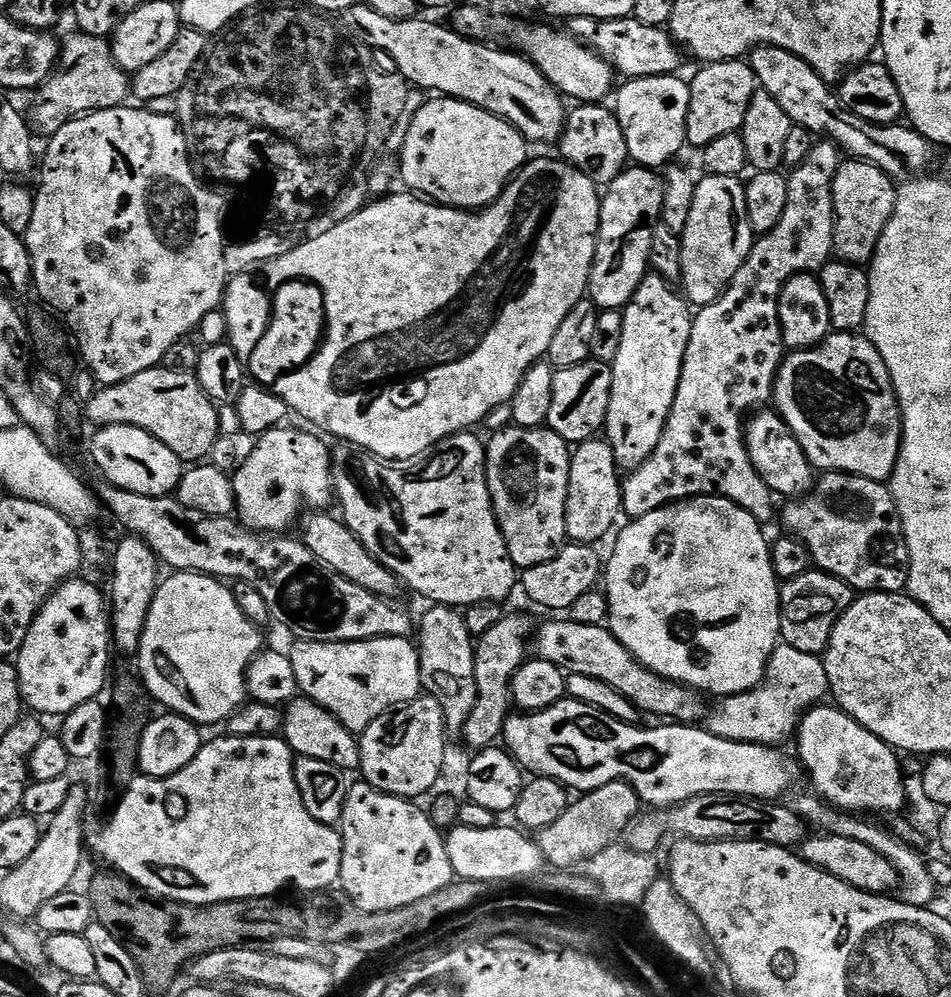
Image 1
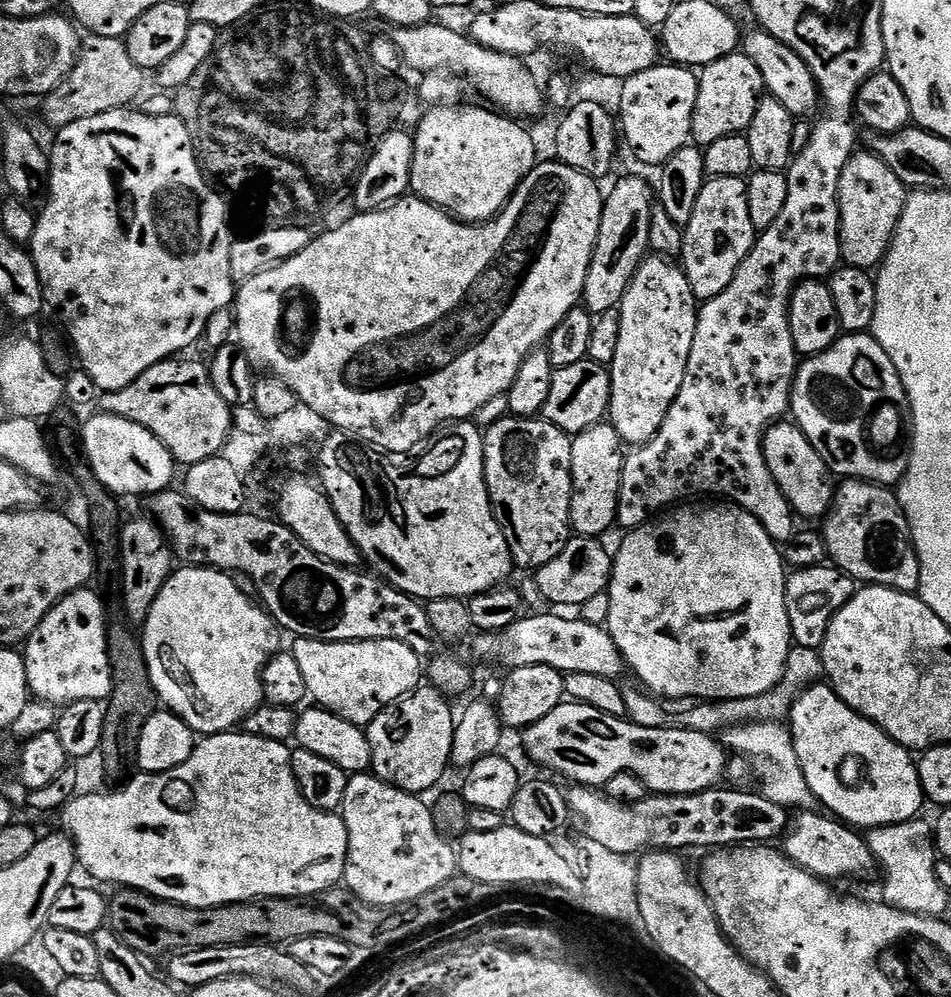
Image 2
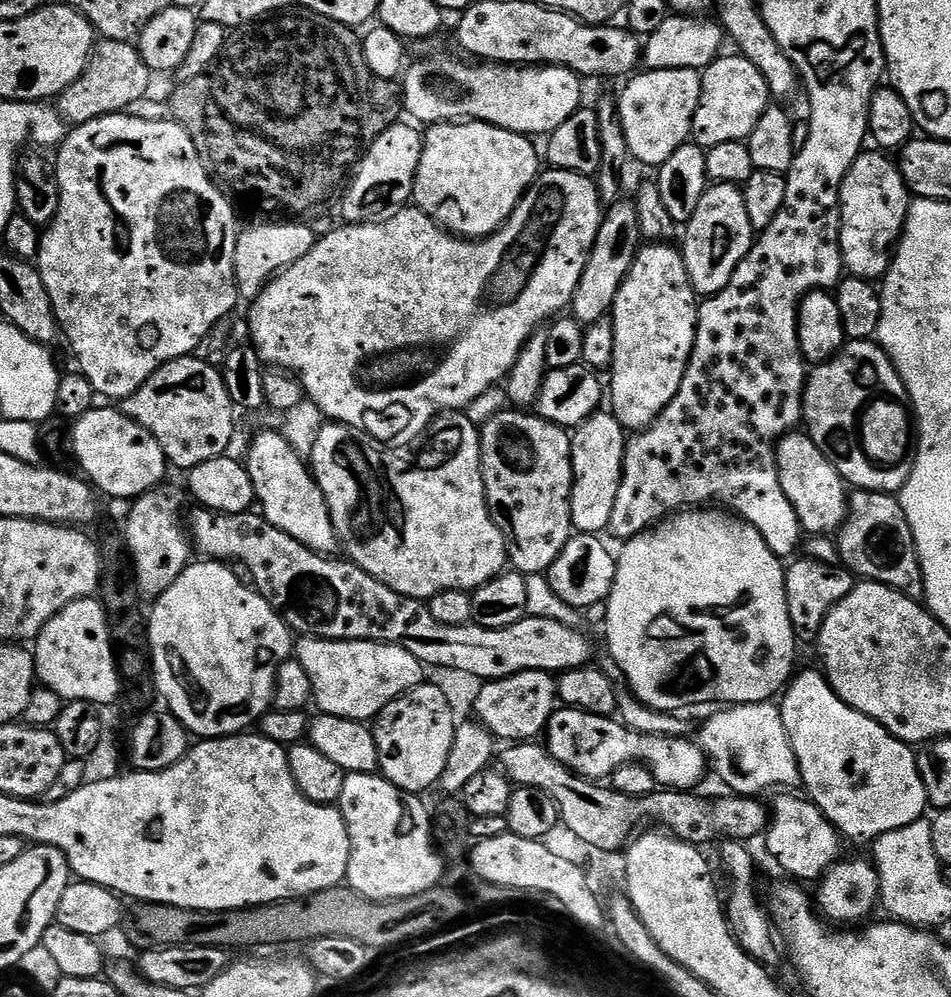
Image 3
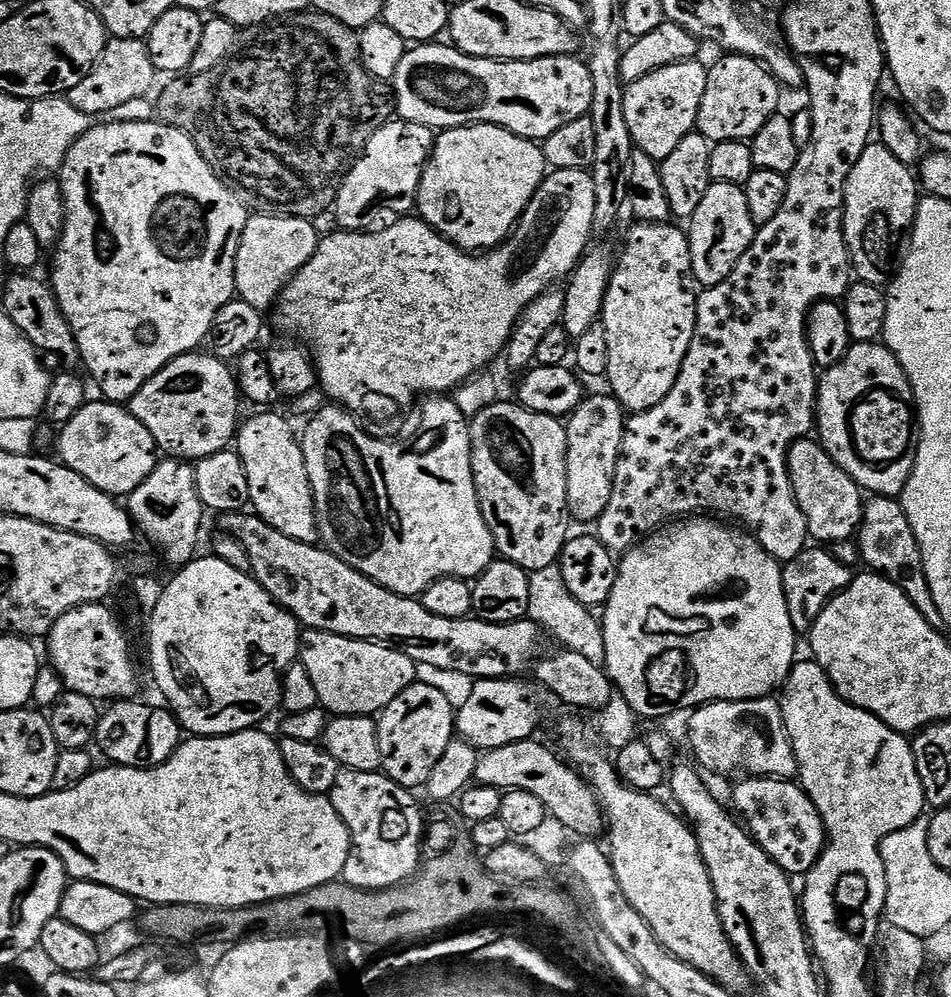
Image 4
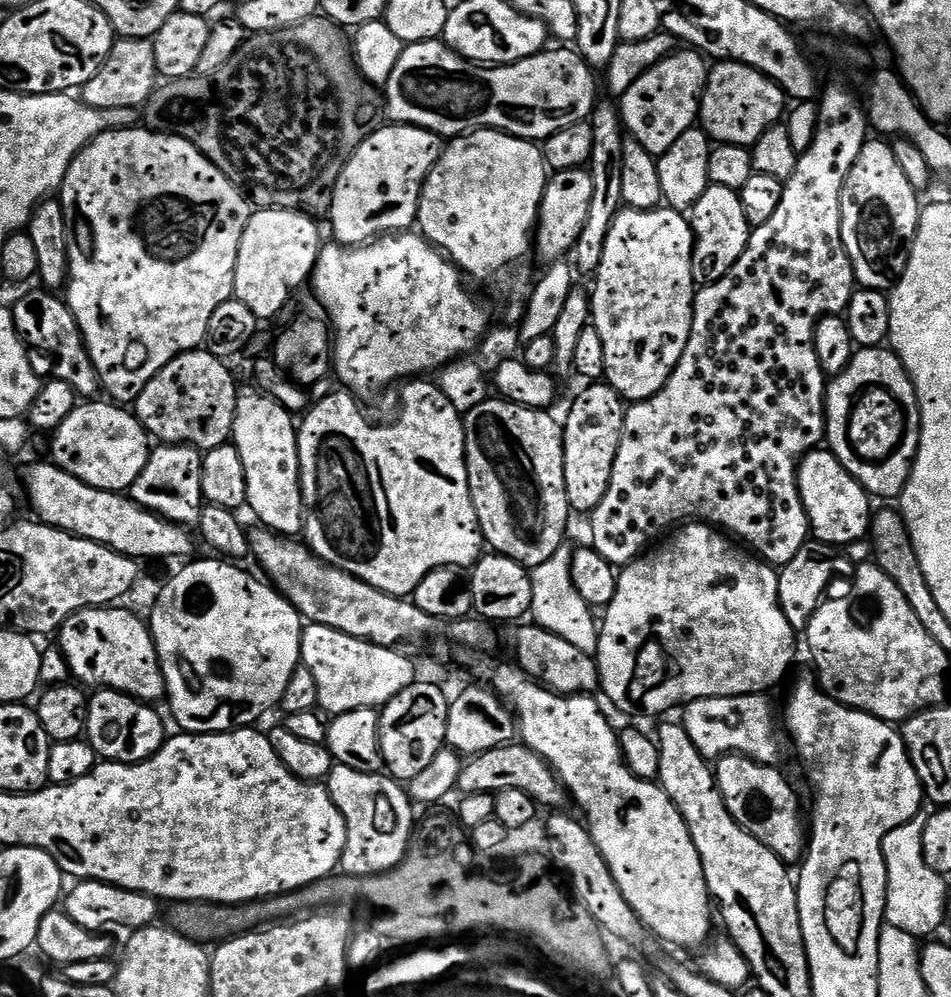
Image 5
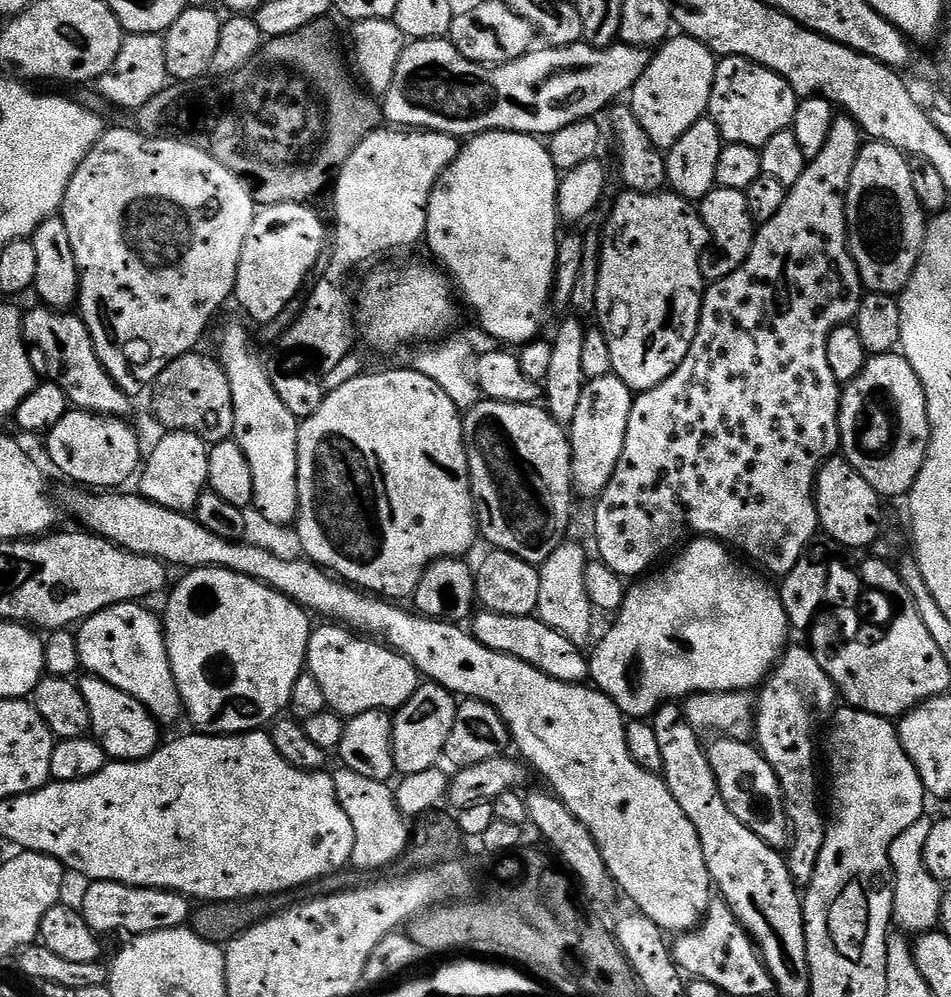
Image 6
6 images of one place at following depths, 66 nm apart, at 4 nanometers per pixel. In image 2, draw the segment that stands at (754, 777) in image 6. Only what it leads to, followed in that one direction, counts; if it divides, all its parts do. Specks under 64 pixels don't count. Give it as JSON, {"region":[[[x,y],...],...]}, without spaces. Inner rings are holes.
{"region":[[[797,811],[791,817],[788,831],[782,840],[782,851],[791,864],[796,864],[811,876],[825,882],[868,880],[878,872],[878,863],[865,837],[849,825],[819,811]]]}

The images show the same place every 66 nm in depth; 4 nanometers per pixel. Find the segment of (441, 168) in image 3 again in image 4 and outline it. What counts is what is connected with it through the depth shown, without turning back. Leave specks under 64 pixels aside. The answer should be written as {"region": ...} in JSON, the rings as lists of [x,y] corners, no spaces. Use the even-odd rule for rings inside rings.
{"region":[[[468,124],[464,128],[446,128],[435,137],[432,155],[418,186],[415,211],[457,248],[473,254],[500,247],[512,235],[525,206],[534,198],[546,175],[543,147],[505,128],[493,124]]]}

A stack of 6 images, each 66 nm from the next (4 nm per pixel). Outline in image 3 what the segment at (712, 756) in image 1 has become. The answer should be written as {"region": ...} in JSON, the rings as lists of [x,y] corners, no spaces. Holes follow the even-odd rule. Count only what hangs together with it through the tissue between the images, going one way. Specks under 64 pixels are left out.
{"region":[[[561,707],[553,712],[546,729],[548,752],[577,776],[593,782],[611,777],[623,764],[643,764],[651,770],[657,785],[668,790],[692,790],[704,776],[706,757],[699,744],[683,736],[652,735],[628,731],[607,716],[595,716],[580,708]]]}

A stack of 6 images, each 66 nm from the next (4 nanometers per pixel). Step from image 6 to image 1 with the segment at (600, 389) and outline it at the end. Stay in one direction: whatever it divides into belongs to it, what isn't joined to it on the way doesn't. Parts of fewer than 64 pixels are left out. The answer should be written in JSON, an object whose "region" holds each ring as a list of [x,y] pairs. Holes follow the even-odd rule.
{"region":[[[593,438],[579,445],[572,452],[568,483],[568,501],[566,502],[568,540],[578,544],[599,545],[599,540],[612,527],[613,529],[617,527],[616,519],[621,519],[623,502],[622,472],[607,439]]]}

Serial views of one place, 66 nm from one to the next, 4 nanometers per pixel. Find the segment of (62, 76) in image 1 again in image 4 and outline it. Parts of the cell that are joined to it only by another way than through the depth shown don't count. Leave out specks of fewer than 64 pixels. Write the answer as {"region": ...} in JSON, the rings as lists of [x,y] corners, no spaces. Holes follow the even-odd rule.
{"region":[[[109,39],[104,45],[96,65],[67,92],[68,99],[75,108],[82,110],[90,118],[100,118],[103,112],[115,114],[119,108],[132,106],[135,100],[140,100],[152,88],[152,79],[157,79],[158,73],[152,64],[148,53],[148,45],[143,39],[118,40]]]}

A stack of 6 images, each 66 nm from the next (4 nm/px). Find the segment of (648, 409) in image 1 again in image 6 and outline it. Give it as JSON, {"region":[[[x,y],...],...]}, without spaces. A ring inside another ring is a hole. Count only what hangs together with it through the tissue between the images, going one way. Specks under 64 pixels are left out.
{"region":[[[624,190],[621,193],[608,216],[608,225],[602,228],[594,316],[610,346],[612,375],[639,394],[666,382],[666,378],[678,370],[694,342],[706,291],[706,281],[700,273],[700,257],[709,247],[710,237],[699,211],[677,192]]]}

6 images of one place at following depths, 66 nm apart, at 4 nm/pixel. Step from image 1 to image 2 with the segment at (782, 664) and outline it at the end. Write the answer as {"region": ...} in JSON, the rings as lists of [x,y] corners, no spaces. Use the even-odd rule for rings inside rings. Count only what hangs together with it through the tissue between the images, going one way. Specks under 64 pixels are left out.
{"region":[[[795,645],[788,652],[783,676],[766,694],[756,695],[754,698],[719,700],[700,702],[693,705],[690,710],[684,711],[679,727],[692,729],[698,733],[715,735],[724,732],[733,726],[747,724],[749,722],[776,722],[785,721],[792,710],[793,703],[800,693],[813,686],[823,677],[823,664],[820,660],[819,651],[808,647]]]}

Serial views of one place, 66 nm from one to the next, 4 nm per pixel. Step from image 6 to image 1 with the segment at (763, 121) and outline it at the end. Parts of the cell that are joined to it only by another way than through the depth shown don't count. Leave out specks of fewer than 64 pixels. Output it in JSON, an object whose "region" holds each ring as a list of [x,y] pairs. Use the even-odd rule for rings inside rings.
{"region":[[[723,60],[717,64],[706,64],[699,69],[696,77],[691,77],[688,89],[690,90],[690,110],[686,118],[686,144],[689,149],[703,150],[714,138],[722,138],[722,134],[740,132],[746,122],[746,110],[750,110],[750,102],[758,91],[756,75],[752,73],[751,63],[739,60]]]}

